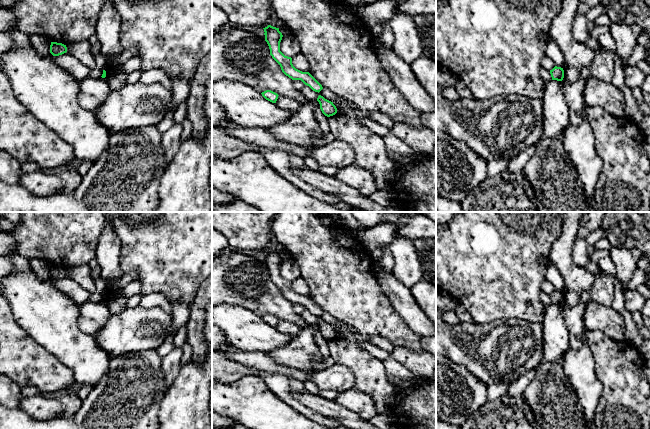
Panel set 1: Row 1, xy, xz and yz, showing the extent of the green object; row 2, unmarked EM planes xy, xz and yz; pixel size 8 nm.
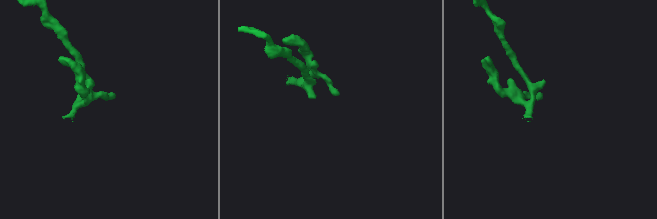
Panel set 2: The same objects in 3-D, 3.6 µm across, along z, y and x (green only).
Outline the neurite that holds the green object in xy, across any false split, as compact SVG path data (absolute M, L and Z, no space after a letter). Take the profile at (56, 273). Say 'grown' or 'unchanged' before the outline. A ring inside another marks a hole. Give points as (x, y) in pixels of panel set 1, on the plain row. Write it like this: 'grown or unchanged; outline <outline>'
unchanged; outline M51 266L50 269L50 277L53 280L59 280L67 276L67 271L66 269L62 267L57 267L57 266Z

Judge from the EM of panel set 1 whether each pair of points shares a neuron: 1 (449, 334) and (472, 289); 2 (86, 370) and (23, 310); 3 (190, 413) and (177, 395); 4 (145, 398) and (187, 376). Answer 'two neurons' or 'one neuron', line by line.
1: two neurons
2: one neuron
3: one neuron
4: two neurons

